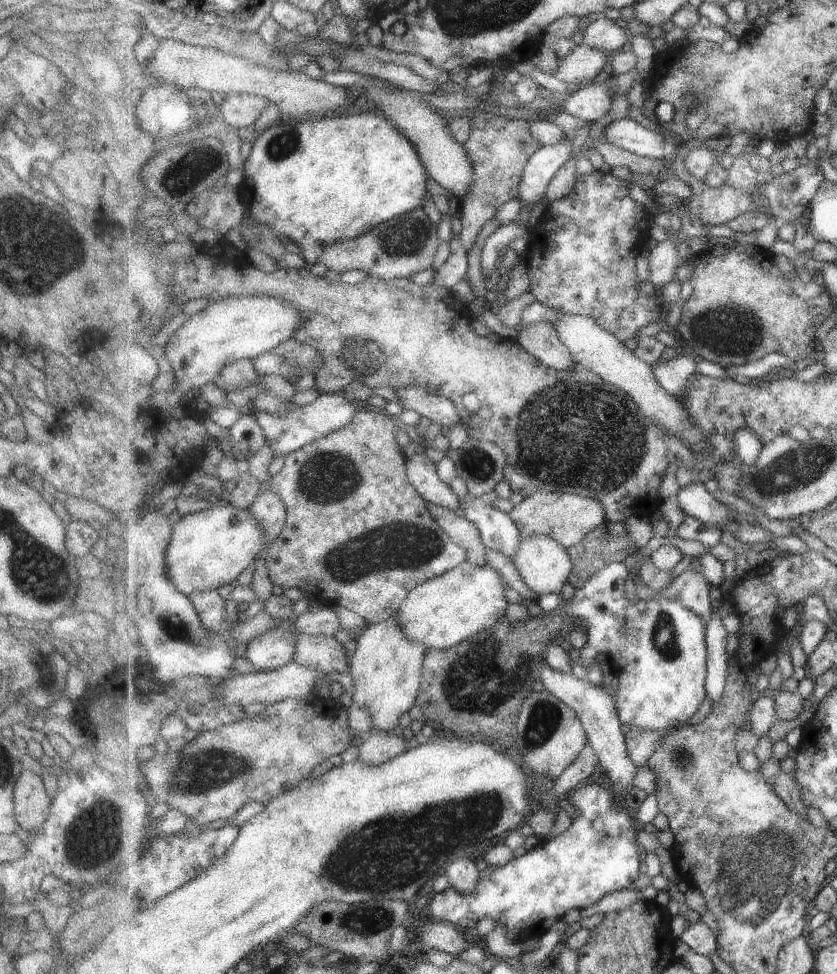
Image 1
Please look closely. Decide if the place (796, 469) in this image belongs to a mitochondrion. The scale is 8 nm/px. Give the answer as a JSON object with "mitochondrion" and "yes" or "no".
{"mitochondrion":"yes"}

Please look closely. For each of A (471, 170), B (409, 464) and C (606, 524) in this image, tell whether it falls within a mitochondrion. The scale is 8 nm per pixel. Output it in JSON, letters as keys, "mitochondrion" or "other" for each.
{"A":"other","B":"other","C":"other"}

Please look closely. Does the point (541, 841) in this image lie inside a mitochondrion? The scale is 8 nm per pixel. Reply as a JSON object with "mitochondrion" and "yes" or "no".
{"mitochondrion":"no"}

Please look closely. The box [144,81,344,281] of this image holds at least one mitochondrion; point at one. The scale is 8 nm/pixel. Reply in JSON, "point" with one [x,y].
{"point":[180,177]}

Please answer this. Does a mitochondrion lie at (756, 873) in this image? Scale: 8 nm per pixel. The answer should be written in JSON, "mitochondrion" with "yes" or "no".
{"mitochondrion":"yes"}

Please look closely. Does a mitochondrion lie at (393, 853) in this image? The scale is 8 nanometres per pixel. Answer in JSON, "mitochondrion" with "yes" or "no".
{"mitochondrion":"yes"}

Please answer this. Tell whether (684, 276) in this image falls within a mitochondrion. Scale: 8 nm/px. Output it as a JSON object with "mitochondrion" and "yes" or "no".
{"mitochondrion":"no"}

